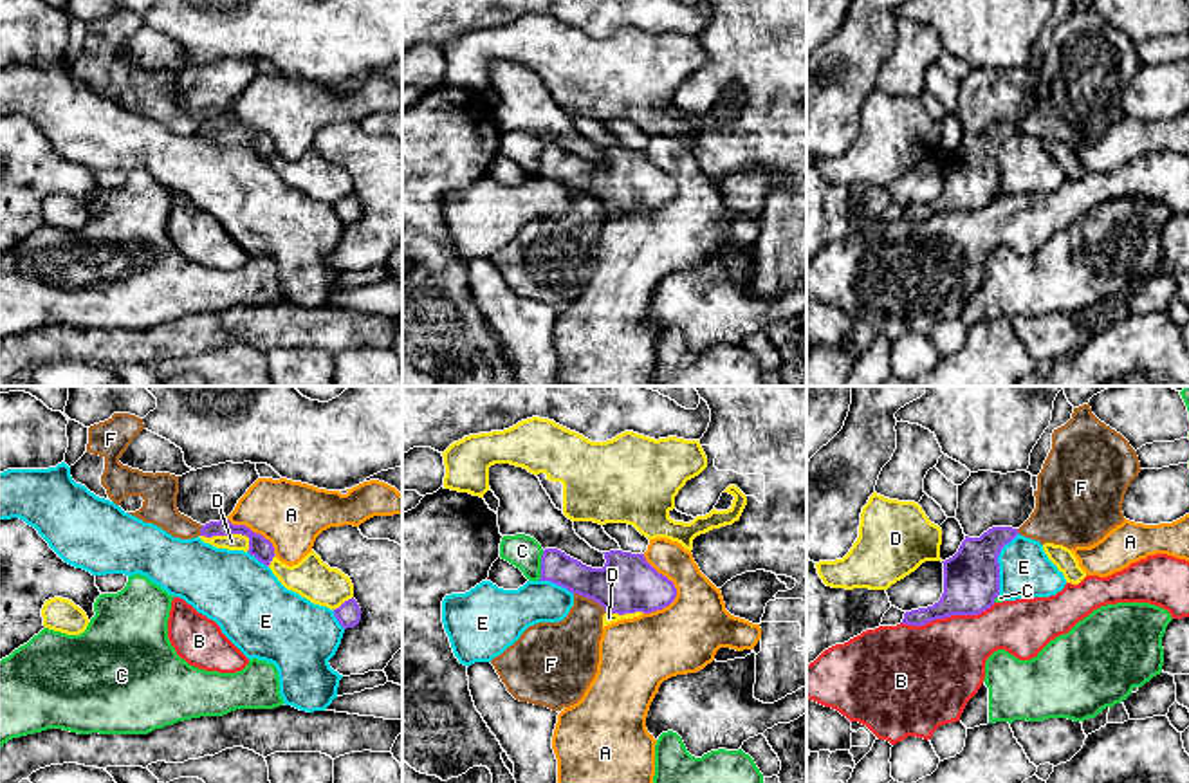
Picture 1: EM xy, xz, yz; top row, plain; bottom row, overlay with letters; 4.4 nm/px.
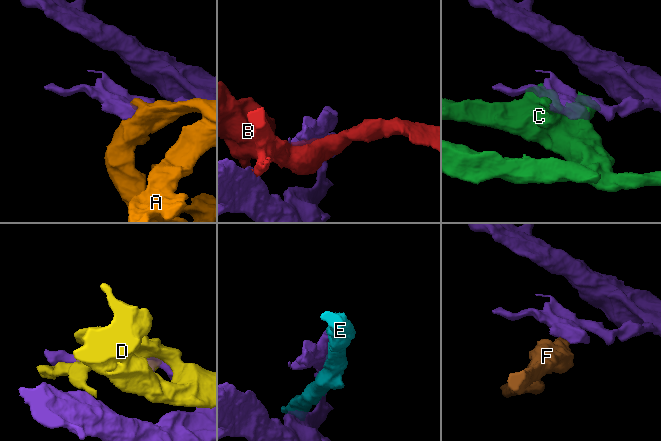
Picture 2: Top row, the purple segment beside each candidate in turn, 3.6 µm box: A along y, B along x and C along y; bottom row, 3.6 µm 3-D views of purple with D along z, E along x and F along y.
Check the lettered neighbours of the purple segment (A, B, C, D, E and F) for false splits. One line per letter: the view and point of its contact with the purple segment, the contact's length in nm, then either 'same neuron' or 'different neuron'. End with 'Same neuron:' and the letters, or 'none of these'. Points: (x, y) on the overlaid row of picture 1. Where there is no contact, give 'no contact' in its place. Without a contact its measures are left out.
A: xz (675, 589) | 280 nm | different neuron
B: yz (948, 616) | 440 nm | different neuron
C: xz (542, 565) | 140 nm | different neuron
D: xy (230, 533) | 240 nm | different neuron
E: yz (998, 563) | 300 nm | different neuron
F: xz (590, 598) | 180 nm | different neuron
Same neuron: none of these

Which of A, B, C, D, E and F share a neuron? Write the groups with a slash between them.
A / B / C / D / E / F

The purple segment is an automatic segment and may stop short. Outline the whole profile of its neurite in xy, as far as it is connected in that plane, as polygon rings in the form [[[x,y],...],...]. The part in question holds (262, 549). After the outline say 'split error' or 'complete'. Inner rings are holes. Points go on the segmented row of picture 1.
[[[227,518],[220,521],[209,521],[202,525],[200,536],[213,538],[213,536],[227,536],[227,534],[242,534],[249,538],[249,554],[254,556],[265,567],[271,565],[274,554],[274,547],[269,539],[262,534],[253,532],[245,525],[233,525]]] | complete

